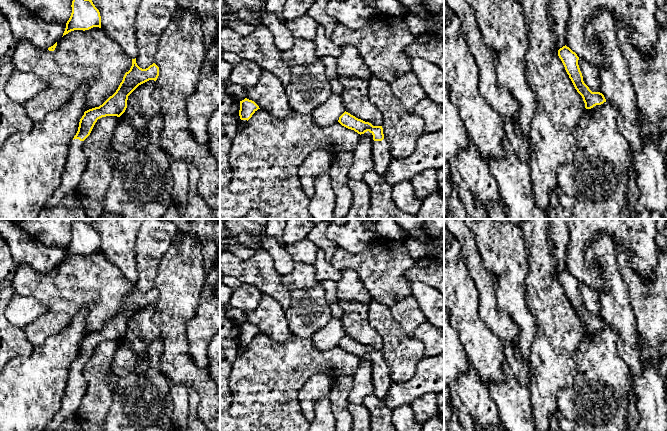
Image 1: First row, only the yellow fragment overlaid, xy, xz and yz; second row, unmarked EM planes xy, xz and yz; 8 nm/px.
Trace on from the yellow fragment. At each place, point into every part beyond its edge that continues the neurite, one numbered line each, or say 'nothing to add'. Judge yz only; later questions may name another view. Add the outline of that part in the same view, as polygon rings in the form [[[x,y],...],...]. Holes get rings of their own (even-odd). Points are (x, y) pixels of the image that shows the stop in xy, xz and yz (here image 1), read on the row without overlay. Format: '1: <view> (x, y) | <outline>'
nothing to add

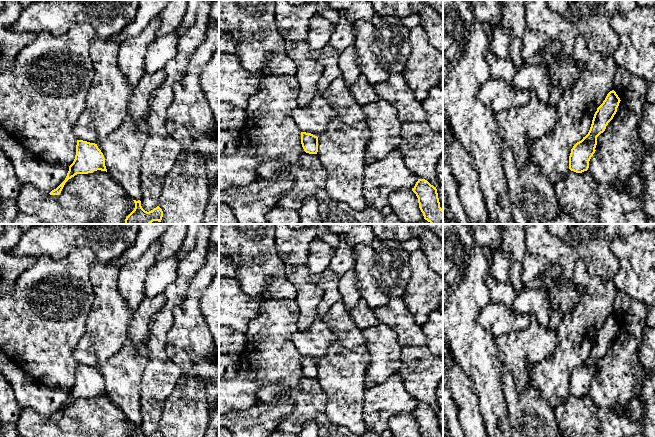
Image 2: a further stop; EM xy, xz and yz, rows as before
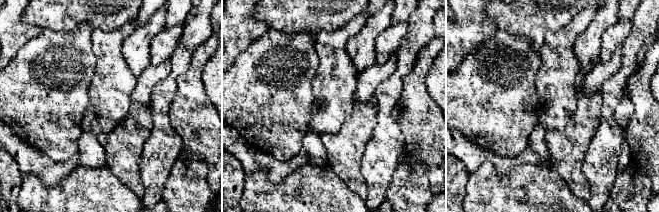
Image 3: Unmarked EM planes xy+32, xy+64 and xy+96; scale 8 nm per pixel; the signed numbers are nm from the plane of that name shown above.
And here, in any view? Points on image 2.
nothing to add

